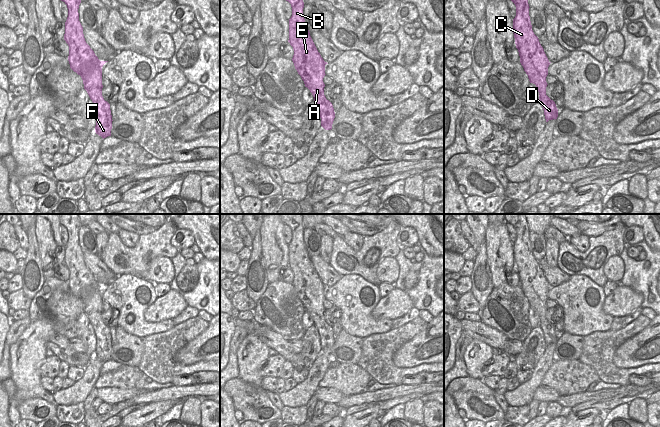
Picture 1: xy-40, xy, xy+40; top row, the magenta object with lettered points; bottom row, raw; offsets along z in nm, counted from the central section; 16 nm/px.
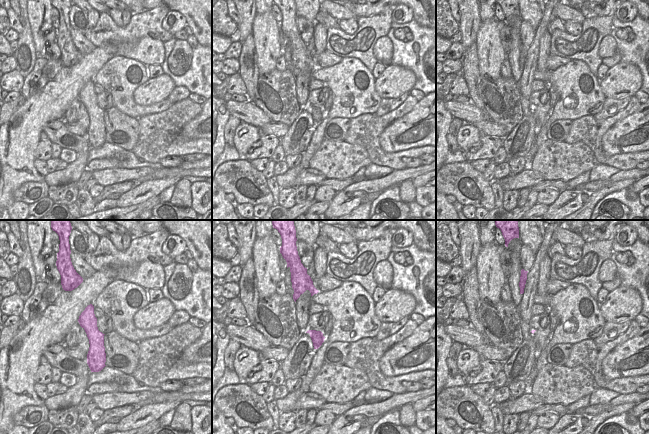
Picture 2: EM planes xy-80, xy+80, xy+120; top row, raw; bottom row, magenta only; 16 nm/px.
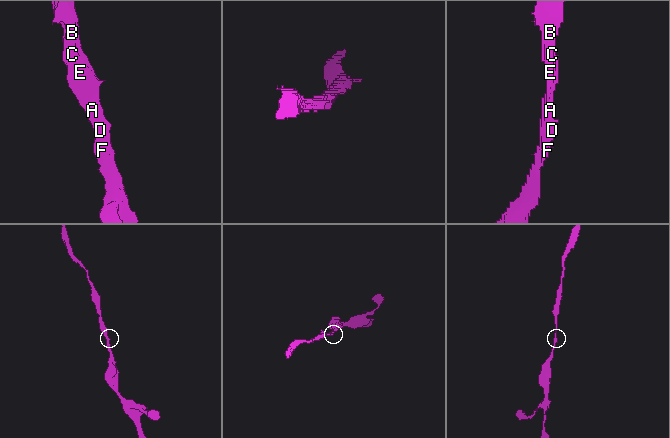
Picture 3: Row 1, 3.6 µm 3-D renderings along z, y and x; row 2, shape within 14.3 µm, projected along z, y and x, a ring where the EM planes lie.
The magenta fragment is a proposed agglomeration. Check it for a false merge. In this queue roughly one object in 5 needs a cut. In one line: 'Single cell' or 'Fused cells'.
Single cell.

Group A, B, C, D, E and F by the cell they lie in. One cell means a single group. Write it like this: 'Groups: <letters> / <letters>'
Groups: A B C D E F.

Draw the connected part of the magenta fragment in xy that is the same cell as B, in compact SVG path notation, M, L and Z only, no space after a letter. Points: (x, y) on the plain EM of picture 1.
M280 214L281 220L288 225L292 231L292 240L289 243L289 264L293 271L294 279L292 285L295 293L304 305L314 321L321 342L321 350L325 354L331 354L335 342L332 327L324 319L325 308L323 302L325 289L318 276L305 247L303 240L304 226L301 214Z

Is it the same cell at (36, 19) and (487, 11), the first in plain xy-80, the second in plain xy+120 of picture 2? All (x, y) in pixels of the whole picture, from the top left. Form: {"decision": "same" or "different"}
{"decision": "different"}

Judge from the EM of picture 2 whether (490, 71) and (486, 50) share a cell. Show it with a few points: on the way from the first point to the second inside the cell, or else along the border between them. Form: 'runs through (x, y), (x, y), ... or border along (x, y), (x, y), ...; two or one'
runs through (490, 66), (490, 55); one

